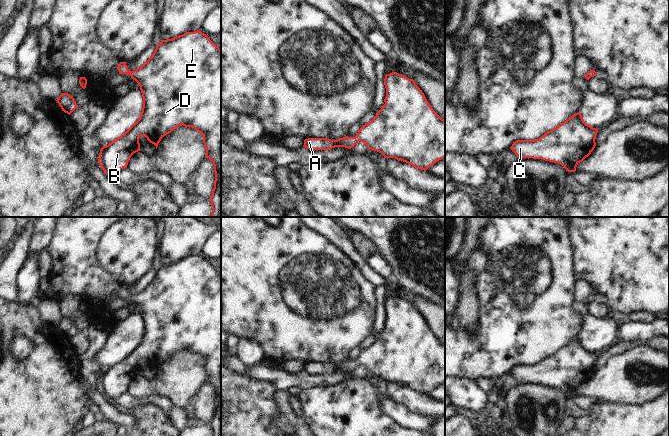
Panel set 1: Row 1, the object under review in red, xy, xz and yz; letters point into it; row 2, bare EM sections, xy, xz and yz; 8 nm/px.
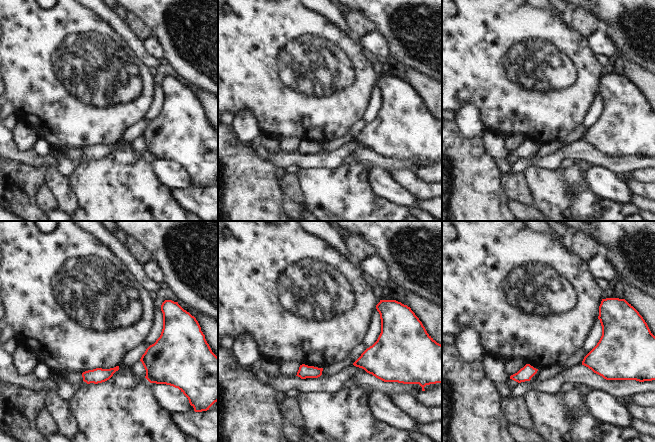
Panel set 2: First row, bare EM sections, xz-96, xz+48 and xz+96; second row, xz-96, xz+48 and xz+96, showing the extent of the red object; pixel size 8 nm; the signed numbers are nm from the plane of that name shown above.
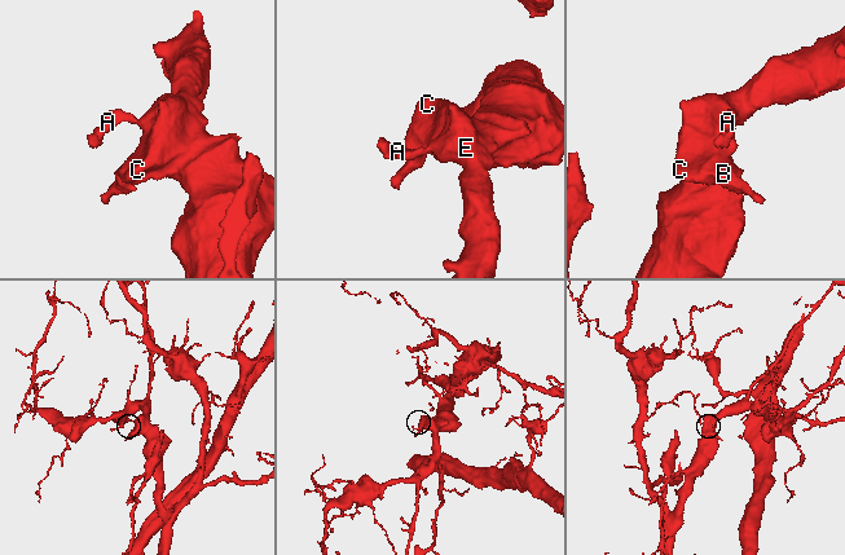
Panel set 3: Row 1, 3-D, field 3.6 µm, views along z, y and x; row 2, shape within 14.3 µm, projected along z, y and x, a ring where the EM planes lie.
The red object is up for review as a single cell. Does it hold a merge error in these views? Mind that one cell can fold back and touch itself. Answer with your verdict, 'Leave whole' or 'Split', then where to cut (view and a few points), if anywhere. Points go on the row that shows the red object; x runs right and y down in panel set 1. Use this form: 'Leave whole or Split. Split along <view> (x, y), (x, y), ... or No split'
Leave whole. No split

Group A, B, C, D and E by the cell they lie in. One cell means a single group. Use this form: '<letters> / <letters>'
A B C D E

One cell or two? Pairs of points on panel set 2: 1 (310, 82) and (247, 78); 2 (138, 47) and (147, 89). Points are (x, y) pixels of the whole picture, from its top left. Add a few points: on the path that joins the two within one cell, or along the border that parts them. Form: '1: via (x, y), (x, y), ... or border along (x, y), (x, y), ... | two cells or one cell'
1: via (294, 78), (263, 78) | one cell
2: border along (135, 56), (148, 67) | two cells

